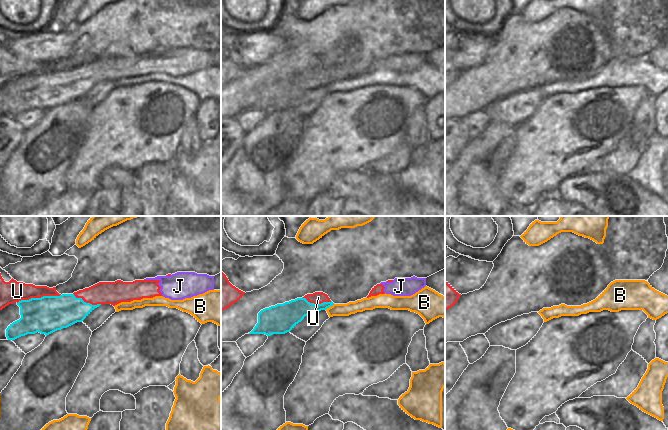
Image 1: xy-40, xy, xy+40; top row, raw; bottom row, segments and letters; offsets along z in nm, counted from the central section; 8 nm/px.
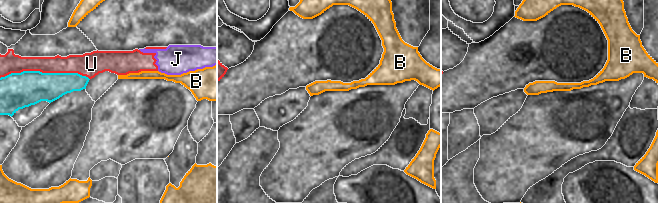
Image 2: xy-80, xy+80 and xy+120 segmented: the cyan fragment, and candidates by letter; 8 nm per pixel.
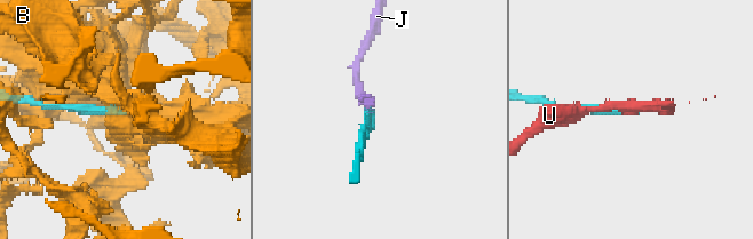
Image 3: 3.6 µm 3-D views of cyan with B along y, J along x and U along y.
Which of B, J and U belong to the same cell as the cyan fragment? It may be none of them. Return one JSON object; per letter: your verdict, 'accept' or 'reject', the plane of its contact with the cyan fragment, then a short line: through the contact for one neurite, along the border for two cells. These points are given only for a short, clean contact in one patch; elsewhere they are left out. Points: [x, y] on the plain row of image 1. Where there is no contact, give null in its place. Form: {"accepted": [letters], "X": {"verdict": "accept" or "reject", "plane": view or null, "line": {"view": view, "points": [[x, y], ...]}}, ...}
{"accepted": ["J"], "B": {"verdict": "reject", "plane": "xy"}, "J": {"verdict": "accept", "plane": "xy-40"}, "U": {"verdict": "reject", "plane": "xy-40"}}

